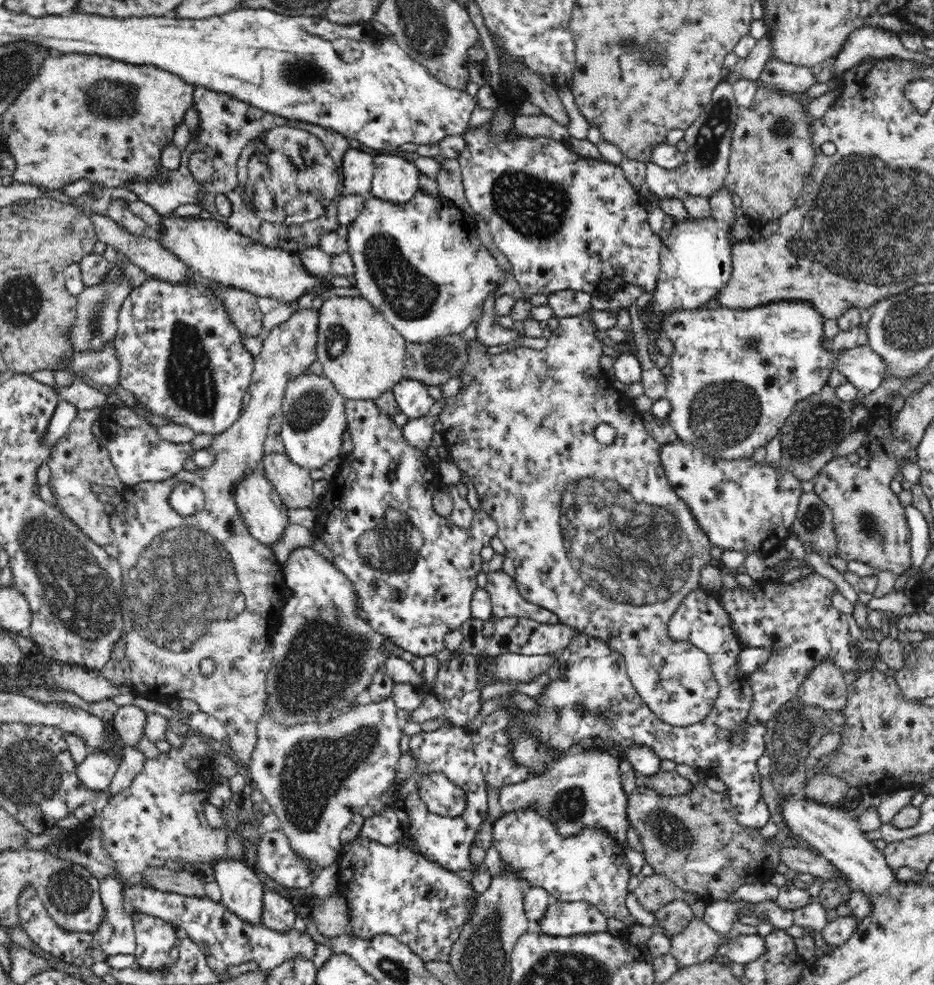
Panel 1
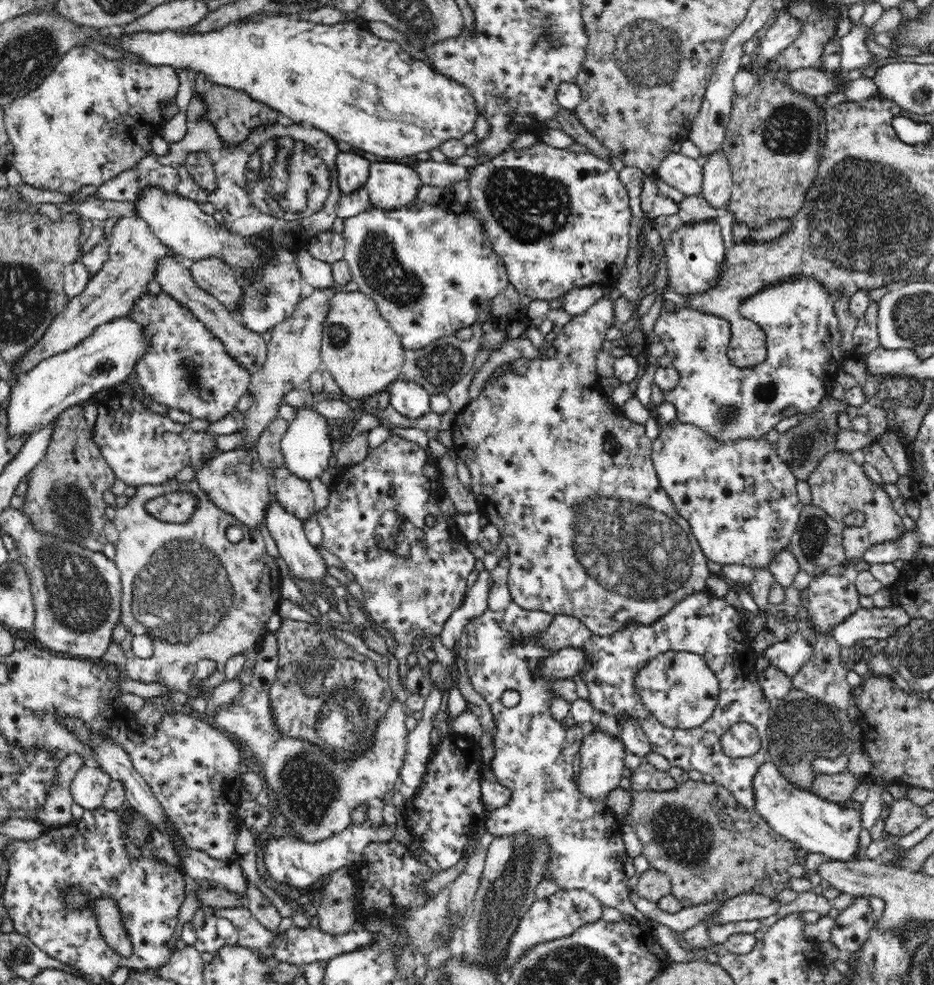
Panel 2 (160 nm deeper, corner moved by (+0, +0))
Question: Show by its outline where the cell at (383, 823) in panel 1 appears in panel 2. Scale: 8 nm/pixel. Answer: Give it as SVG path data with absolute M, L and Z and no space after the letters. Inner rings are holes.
M369 821L359 825L352 823L342 832L338 832L326 840L320 840L320 842L304 842L292 835L270 839L265 848L263 860L270 878L274 881L284 883L289 887L306 888L314 885L330 871L334 872L358 863L368 844L388 841L392 841L392 830L388 830L384 825L376 829Z

